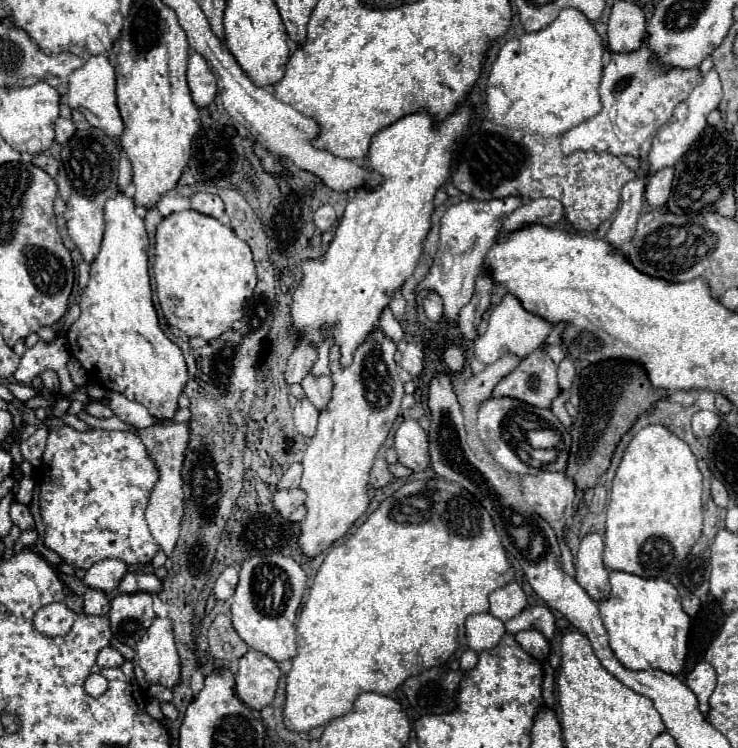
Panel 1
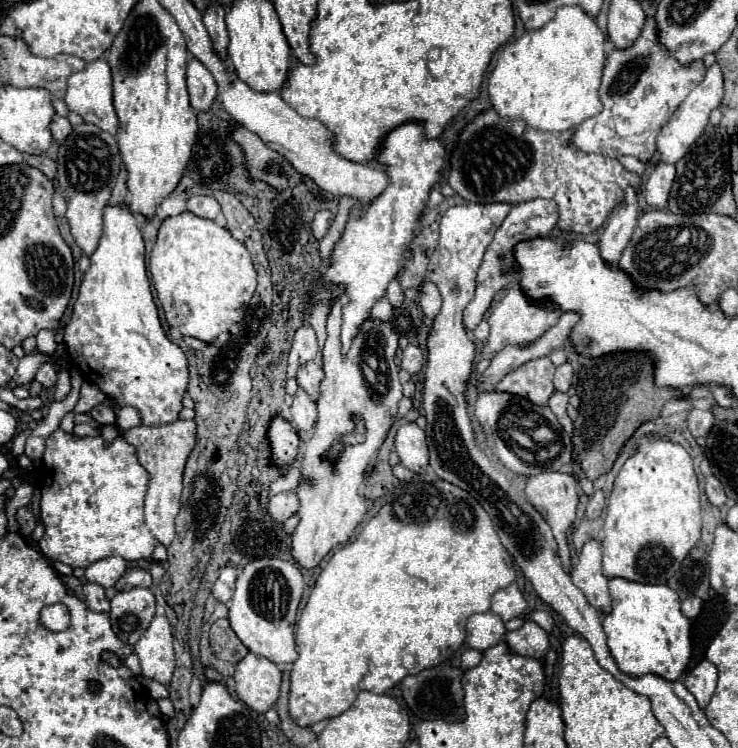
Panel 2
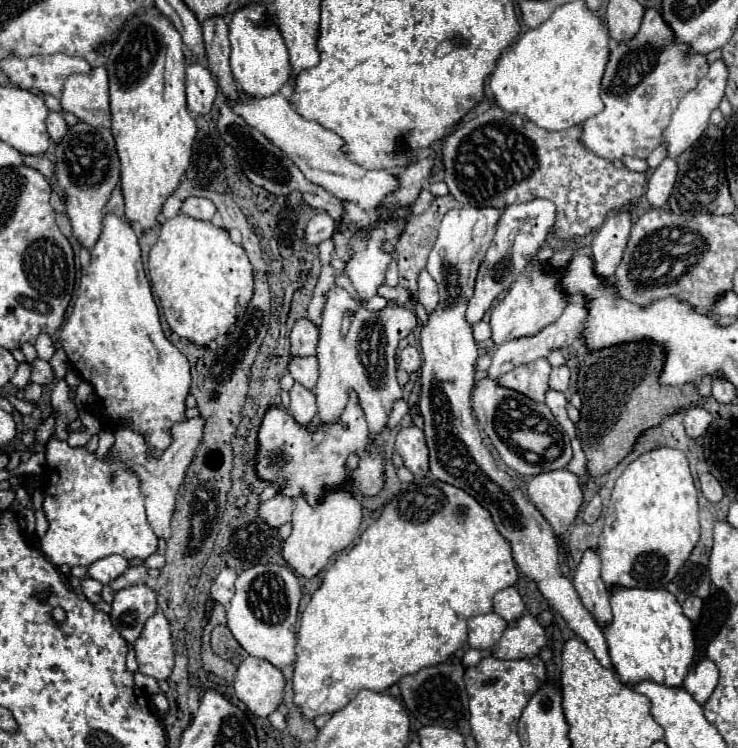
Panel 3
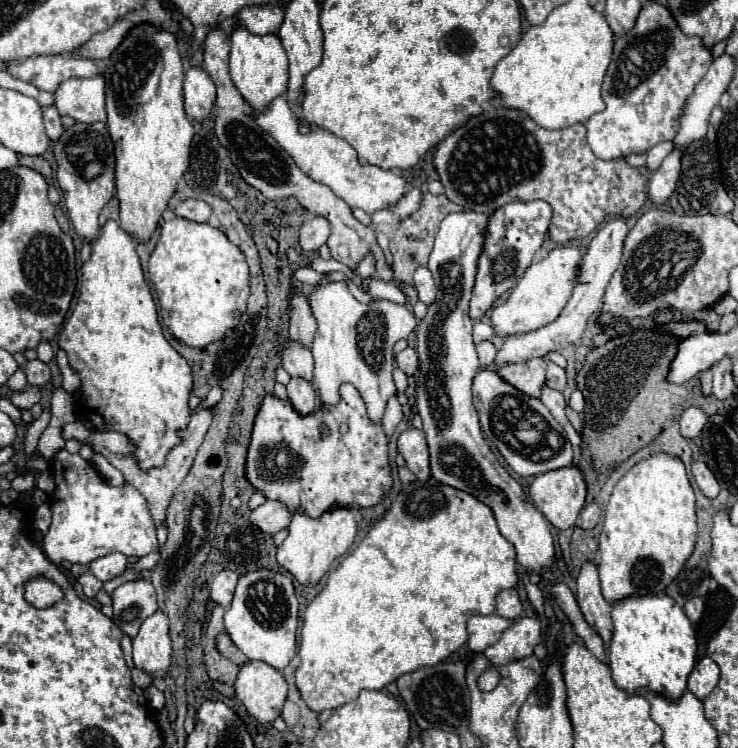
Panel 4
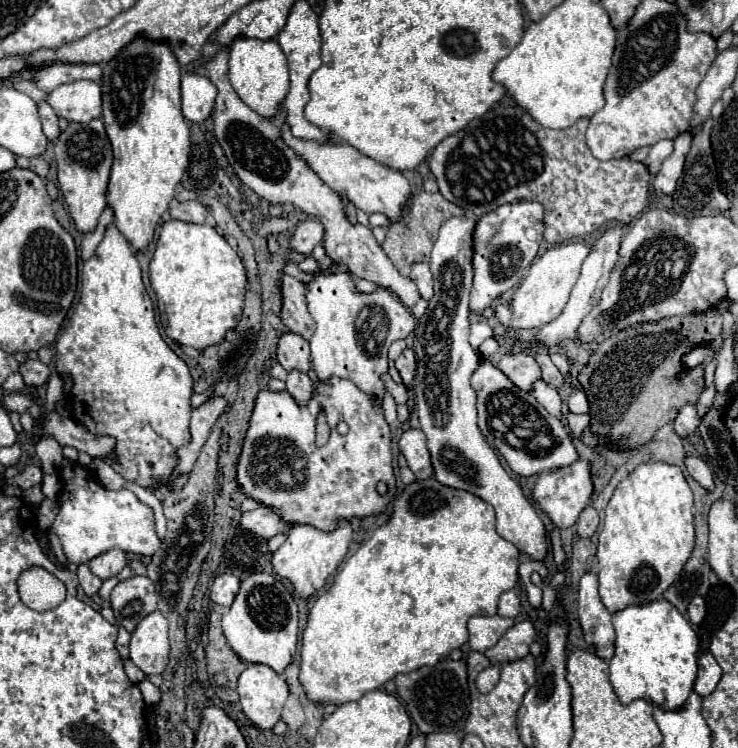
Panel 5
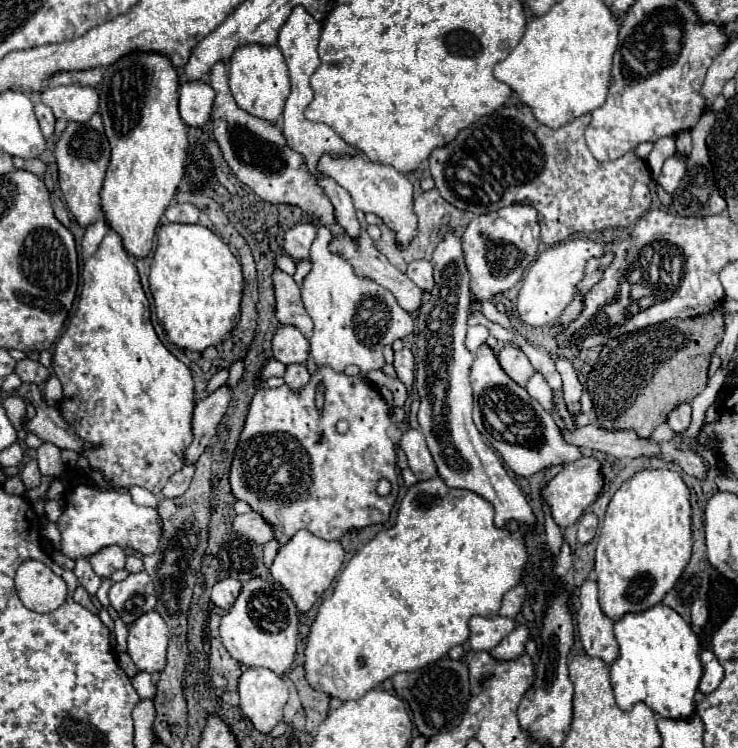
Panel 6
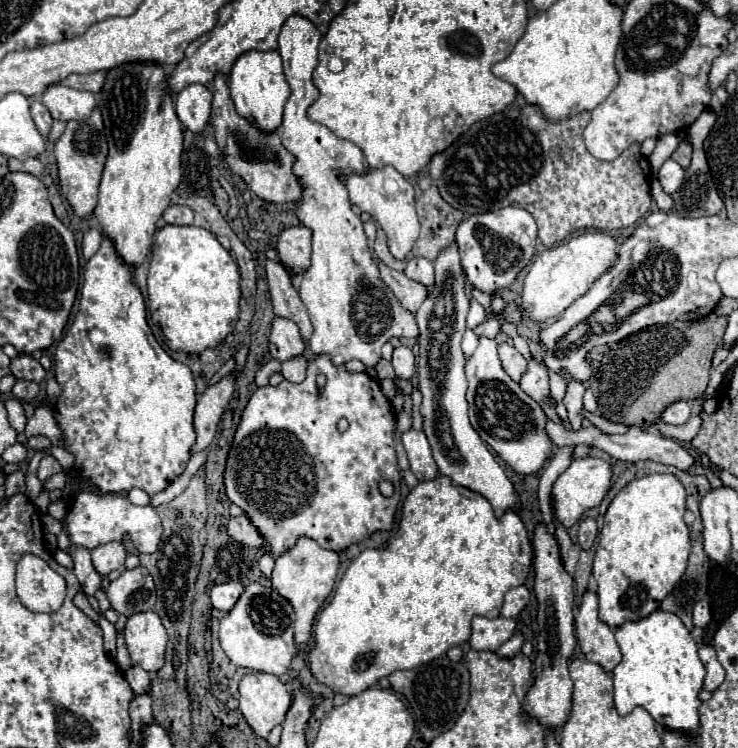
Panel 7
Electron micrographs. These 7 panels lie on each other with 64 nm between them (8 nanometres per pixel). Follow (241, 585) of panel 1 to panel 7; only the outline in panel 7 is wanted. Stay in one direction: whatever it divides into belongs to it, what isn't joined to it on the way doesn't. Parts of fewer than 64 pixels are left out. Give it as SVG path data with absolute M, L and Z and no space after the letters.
M252 582L244 588L236 606L220 620L220 644L232 664L282 676L296 652L294 620L294 608L284 596L268 584Z

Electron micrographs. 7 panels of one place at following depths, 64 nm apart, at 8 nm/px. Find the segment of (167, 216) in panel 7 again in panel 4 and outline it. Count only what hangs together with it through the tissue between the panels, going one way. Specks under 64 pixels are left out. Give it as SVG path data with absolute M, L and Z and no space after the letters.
M188 198L188 200L178 204L176 214L182 216L182 218L188 218L188 220L194 220L194 222L208 222L208 218L212 214L212 208L204 200Z

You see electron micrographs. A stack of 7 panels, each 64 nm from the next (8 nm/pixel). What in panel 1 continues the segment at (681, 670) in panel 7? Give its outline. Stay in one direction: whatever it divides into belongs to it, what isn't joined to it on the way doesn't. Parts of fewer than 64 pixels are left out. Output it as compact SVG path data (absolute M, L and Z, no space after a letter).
M610 572L610 596L598 602L610 636L610 648L626 668L662 668L678 674L688 650L690 618L680 606L678 590L664 578L644 578L628 572Z

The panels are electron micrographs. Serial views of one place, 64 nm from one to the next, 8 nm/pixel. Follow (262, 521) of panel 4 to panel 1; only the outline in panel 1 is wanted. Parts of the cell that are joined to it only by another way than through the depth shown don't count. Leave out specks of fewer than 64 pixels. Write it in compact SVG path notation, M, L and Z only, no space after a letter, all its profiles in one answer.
M286 488L274 494L274 506L284 518L288 518L298 508L298 502L304 504L304 500L306 500L306 492L302 488Z

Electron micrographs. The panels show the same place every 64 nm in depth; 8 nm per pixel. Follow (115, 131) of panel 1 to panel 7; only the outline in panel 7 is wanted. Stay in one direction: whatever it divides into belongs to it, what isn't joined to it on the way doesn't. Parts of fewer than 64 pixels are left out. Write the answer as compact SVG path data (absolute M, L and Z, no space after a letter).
M52 84L42 94L42 104L50 110L54 120L86 120L96 108L96 98L92 92L66 88L62 84Z

